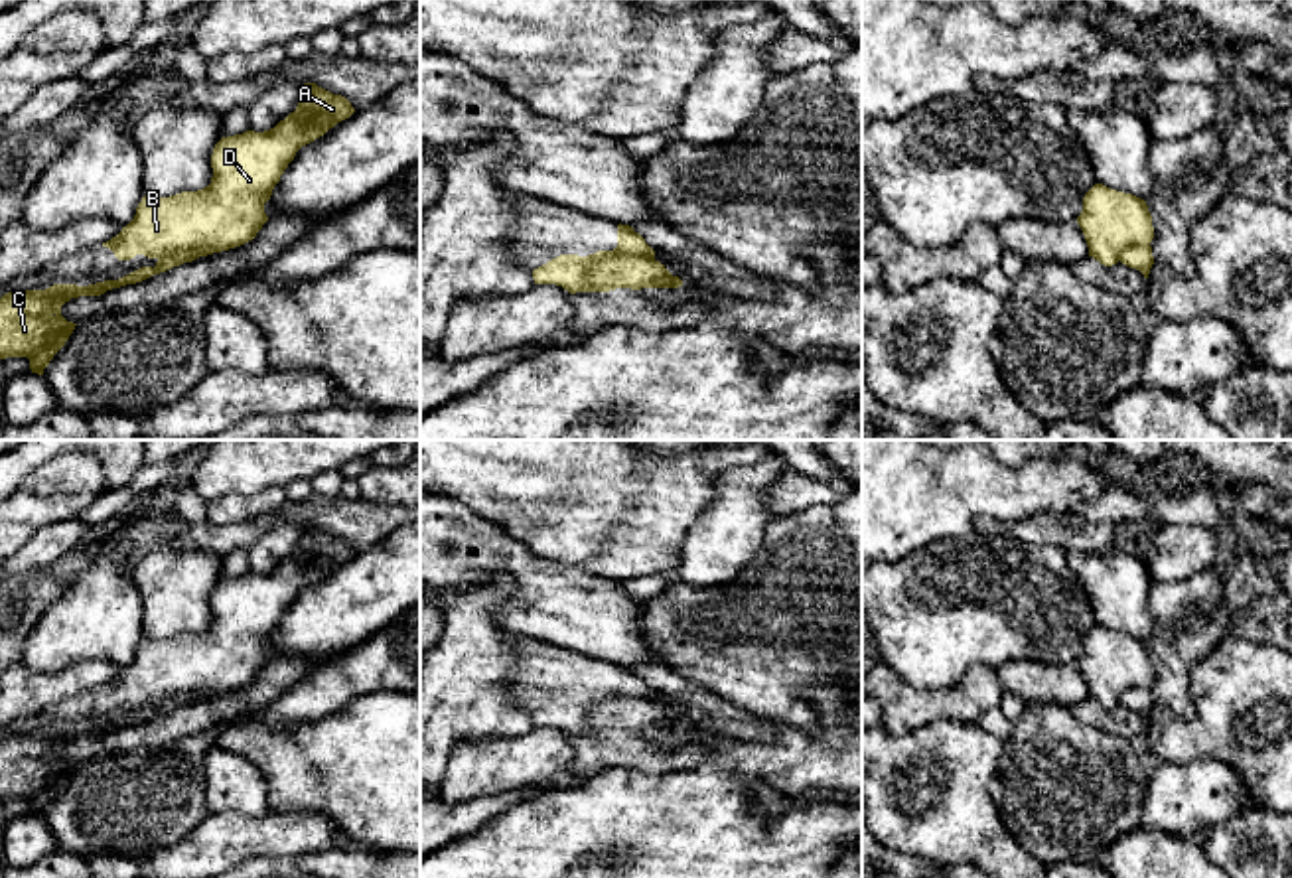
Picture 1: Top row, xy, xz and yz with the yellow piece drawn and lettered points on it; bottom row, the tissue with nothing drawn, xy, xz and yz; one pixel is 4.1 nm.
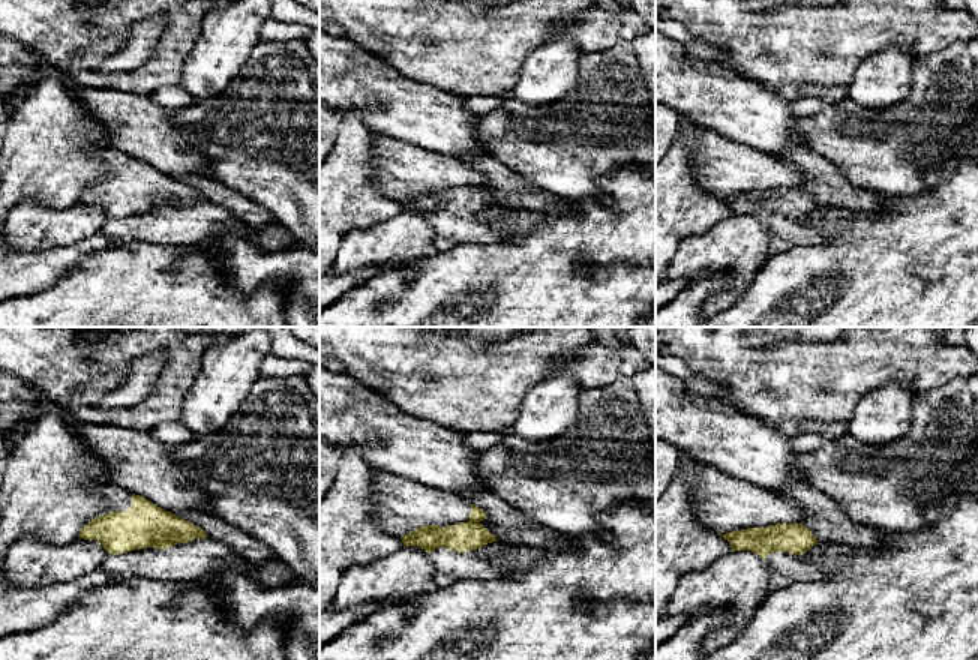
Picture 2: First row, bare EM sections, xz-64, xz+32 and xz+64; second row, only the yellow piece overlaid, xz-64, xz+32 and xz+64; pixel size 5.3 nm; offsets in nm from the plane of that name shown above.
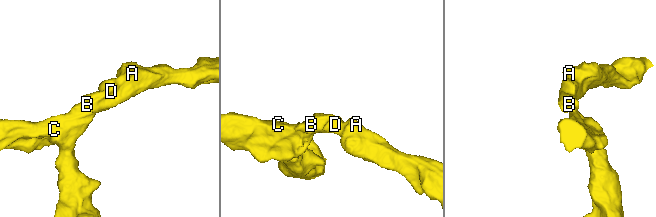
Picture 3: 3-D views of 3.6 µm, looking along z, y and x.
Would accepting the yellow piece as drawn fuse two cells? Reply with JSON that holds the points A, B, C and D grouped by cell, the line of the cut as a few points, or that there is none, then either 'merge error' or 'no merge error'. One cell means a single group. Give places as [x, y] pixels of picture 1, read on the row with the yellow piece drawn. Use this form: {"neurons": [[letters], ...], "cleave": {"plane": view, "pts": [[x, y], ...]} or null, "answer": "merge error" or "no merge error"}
{"neurons": [["A", "B", "D"], ["C"]], "cleave": {"plane": "xz", "pts": [[653, 257], [600, 259], [590, 267], [586, 283]]}, "answer": "merge error"}

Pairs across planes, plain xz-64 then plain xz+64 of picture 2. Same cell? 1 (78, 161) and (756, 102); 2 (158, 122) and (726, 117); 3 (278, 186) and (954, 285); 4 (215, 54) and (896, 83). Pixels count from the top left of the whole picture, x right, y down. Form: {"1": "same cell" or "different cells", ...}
{"1": "different cells", "2": "same cell", "3": "different cells", "4": "same cell"}

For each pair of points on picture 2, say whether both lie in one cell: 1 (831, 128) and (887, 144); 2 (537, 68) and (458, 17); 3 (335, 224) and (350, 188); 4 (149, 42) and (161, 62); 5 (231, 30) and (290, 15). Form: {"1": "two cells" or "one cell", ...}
{"1": "one cell", "2": "two cells", "3": "one cell", "4": "two cells", "5": "two cells"}

